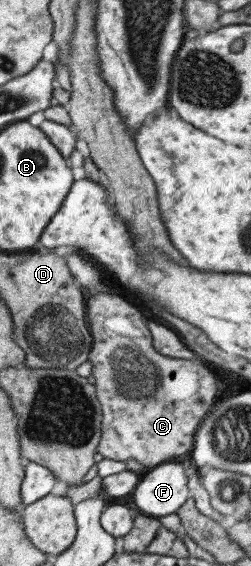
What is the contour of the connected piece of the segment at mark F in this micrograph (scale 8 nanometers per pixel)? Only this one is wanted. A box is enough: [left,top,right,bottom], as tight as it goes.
[133,460,189,519]

